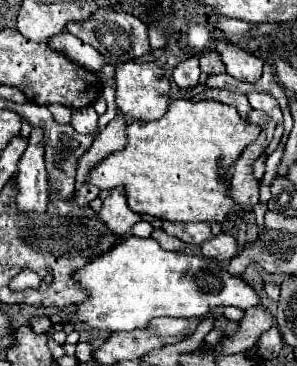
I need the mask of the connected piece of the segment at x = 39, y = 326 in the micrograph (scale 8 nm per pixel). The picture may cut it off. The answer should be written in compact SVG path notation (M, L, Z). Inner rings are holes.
M35 316L29 326L31 326L31 330L33 330L35 334L45 334L45 332L51 328L51 320L49 320L47 316Z

